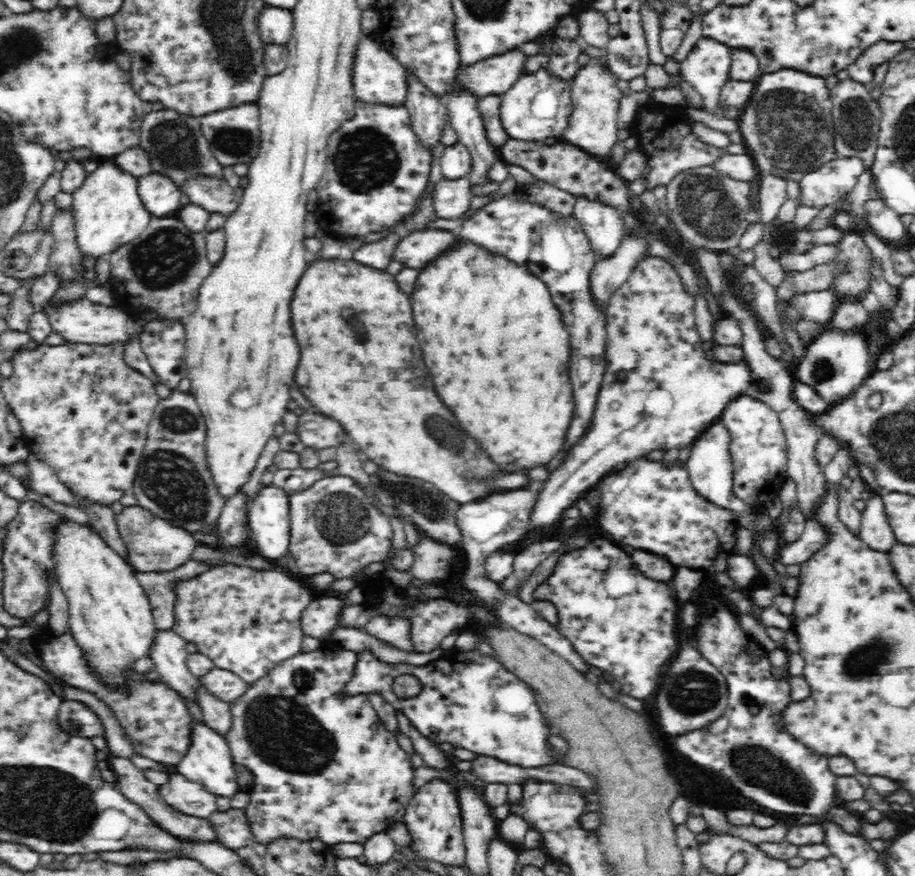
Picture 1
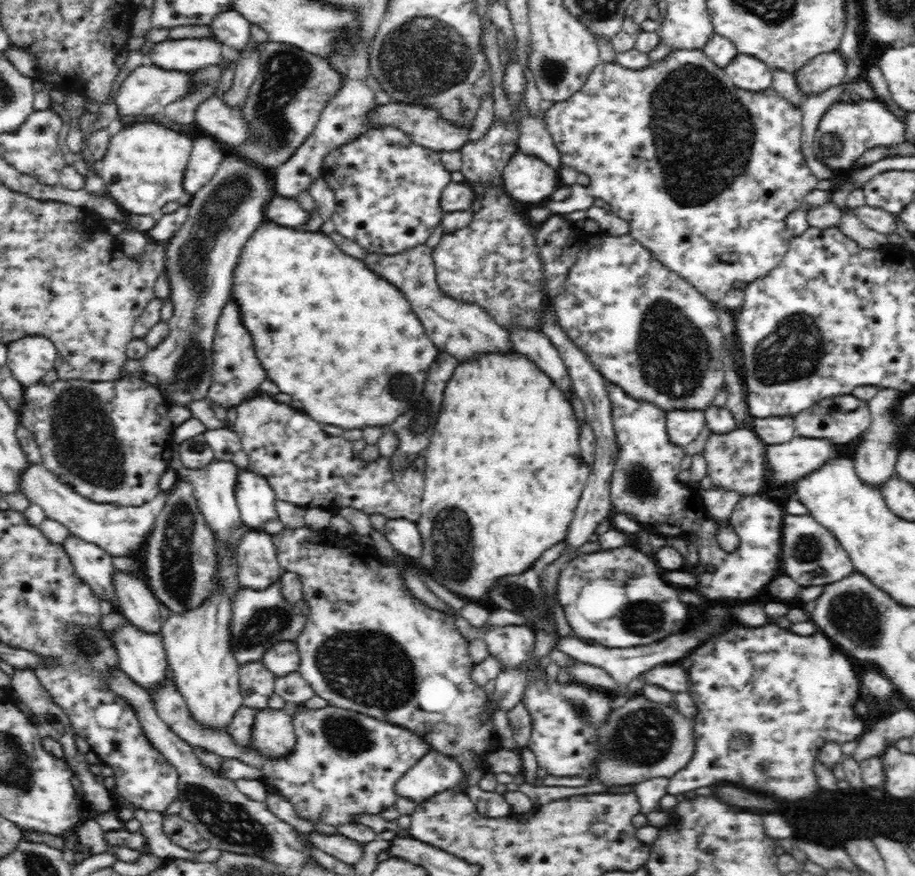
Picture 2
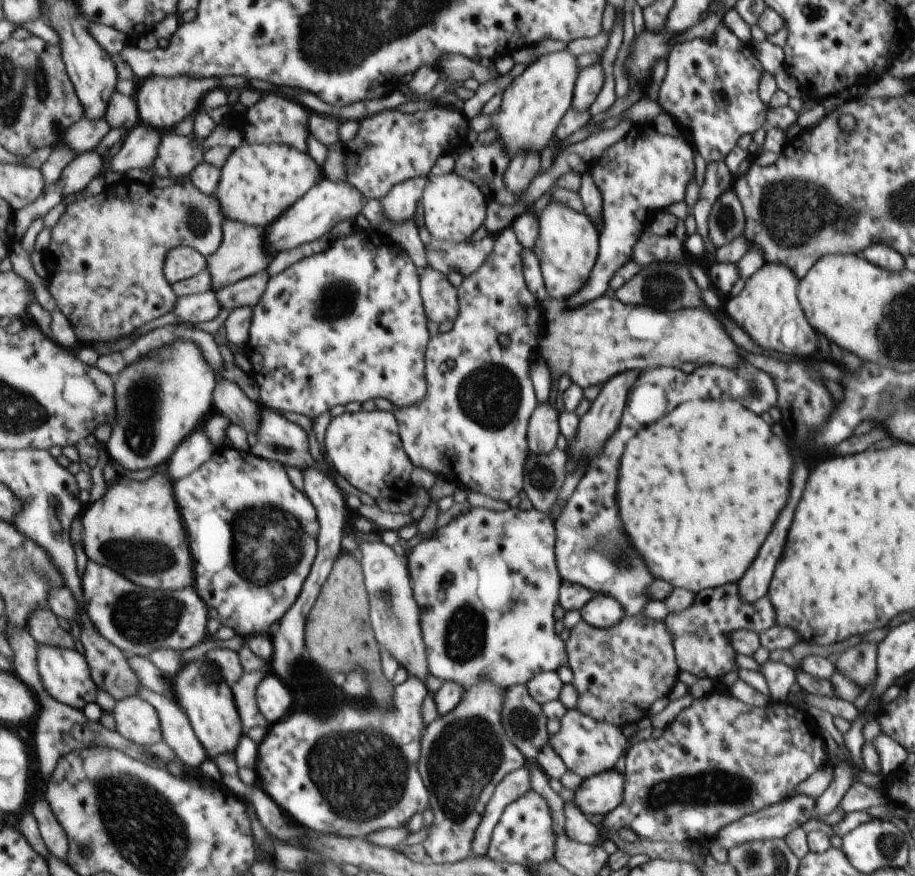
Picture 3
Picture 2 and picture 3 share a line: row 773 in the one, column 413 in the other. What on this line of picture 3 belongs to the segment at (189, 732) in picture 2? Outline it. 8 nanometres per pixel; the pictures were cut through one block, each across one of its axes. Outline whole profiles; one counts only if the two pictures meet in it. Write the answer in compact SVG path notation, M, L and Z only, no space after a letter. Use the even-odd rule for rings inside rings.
M359 230L352 236L336 239L329 249L320 252L320 254L314 253L309 257L304 257L270 280L264 298L260 300L258 306L255 306L251 339L247 347L256 359L257 367L253 373L253 378L261 386L262 400L260 404L262 406L279 413L297 412L314 419L334 410L340 404L346 406L351 402L363 403L366 400L372 400L372 398L386 398L392 402L395 409L423 402L424 396L426 396L425 352L430 332L426 326L428 320L426 320L427 312L424 312L423 298L420 298L418 268L414 266L414 262L404 249L389 241L390 256L384 256L384 248L374 244L374 237L378 238L373 233L368 234Z

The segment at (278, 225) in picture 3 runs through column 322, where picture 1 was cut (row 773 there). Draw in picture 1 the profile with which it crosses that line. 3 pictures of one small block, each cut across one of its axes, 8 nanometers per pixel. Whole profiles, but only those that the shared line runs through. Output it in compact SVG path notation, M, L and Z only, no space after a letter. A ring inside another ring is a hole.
M196 722L193 730L193 742L185 754L185 758L182 758L179 763L179 773L192 782L198 782L214 796L224 796L224 798L231 799L236 792L241 790L234 764L236 763L234 763L233 751L227 738L218 734L208 725Z

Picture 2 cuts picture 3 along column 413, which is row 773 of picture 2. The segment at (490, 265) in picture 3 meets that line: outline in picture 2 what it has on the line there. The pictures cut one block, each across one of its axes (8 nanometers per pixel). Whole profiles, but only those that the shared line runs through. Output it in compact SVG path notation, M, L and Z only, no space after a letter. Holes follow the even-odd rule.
M426 753L396 784L397 795L412 799L417 804L445 790L465 792L466 777L459 763L446 754Z

